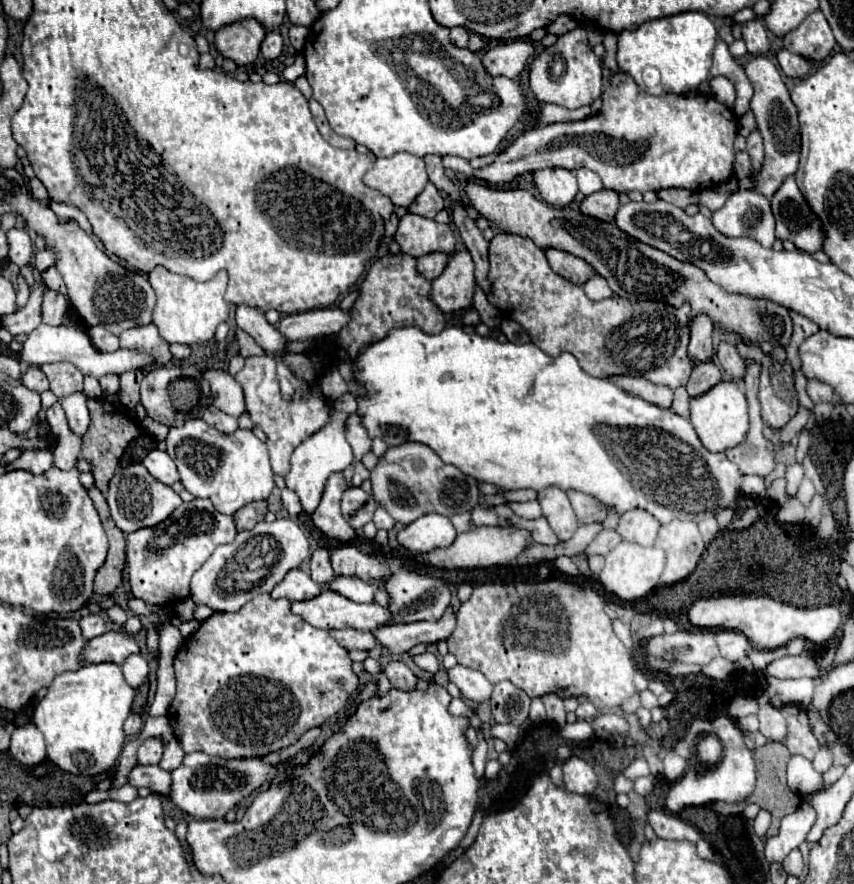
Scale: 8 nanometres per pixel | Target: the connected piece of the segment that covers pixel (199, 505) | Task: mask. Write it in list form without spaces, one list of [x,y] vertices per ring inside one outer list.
[[[193,499],[191,503],[183,503],[159,525],[129,533],[127,565],[133,595],[151,605],[175,605],[189,595],[191,575],[207,561],[213,549],[233,541],[235,535],[237,531],[233,517],[217,513],[209,499]]]

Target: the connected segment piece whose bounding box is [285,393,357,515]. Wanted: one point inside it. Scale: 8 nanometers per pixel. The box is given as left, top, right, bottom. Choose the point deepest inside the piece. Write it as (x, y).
(316, 458)

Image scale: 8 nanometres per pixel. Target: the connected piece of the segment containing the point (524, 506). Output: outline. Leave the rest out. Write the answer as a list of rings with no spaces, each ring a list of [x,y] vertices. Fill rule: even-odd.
[[[525,501],[525,503],[507,503],[507,507],[511,507],[517,515],[521,515],[523,519],[537,519],[541,517],[541,507],[537,501]]]

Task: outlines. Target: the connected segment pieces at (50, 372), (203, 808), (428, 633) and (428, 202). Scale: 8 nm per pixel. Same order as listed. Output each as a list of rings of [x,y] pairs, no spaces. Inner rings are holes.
[[[47,363],[47,365],[41,365],[41,369],[45,371],[45,375],[51,383],[51,391],[57,395],[57,399],[67,397],[69,393],[83,391],[83,373],[75,365]]]
[[[309,751],[297,753],[293,759],[269,765],[261,759],[223,759],[213,757],[207,753],[189,753],[185,755],[183,763],[171,771],[173,777],[173,789],[169,793],[171,801],[187,815],[195,819],[223,819],[229,809],[235,809],[245,797],[261,787],[265,781],[273,781],[281,773],[285,773],[293,765],[305,765],[311,759]]]
[[[447,609],[447,613],[435,623],[417,621],[405,625],[387,625],[375,629],[373,635],[385,649],[389,649],[393,655],[399,655],[419,643],[435,643],[439,639],[447,639],[453,633],[453,627],[455,627],[455,615],[451,609]]]
[[[427,183],[423,193],[407,207],[407,211],[413,211],[417,215],[433,219],[443,207],[445,207],[445,199],[443,199],[441,191],[433,183]]]

